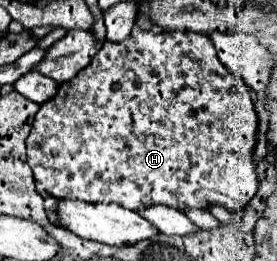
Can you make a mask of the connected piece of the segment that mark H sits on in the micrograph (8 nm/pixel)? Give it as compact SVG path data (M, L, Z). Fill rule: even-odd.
M133 29L133 33L121 41L121 43L111 43L105 41L99 53L93 57L93 61L81 69L71 81L61 83L57 95L49 101L45 101L35 115L33 129L27 137L27 161L35 173L35 179L45 187L45 191L51 197L67 197L67 199L81 199L89 203L119 203L131 211L137 211L141 207L149 205L169 205L175 209L183 207L195 207L195 209L207 209L213 203L223 205L227 211L237 213L241 211L249 199L257 191L257 173L253 165L253 147L257 143L257 113L253 107L253 95L249 87L223 63L219 63L215 47L211 39L203 33L187 33L187 31L141 31Z

